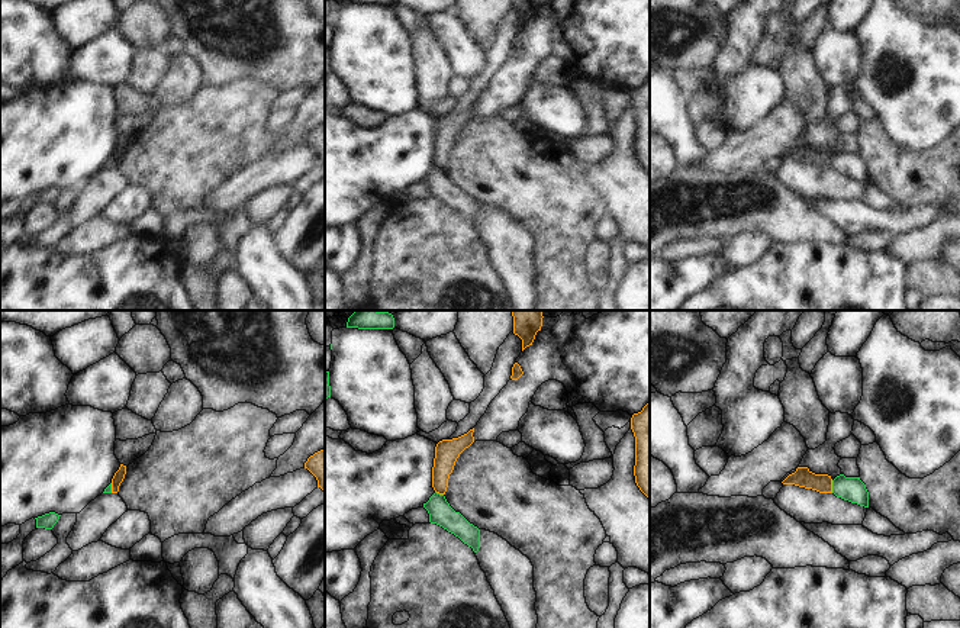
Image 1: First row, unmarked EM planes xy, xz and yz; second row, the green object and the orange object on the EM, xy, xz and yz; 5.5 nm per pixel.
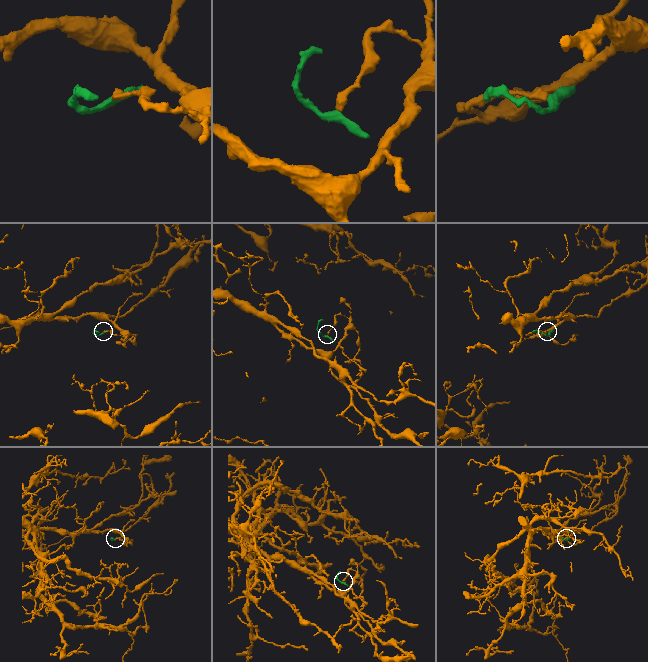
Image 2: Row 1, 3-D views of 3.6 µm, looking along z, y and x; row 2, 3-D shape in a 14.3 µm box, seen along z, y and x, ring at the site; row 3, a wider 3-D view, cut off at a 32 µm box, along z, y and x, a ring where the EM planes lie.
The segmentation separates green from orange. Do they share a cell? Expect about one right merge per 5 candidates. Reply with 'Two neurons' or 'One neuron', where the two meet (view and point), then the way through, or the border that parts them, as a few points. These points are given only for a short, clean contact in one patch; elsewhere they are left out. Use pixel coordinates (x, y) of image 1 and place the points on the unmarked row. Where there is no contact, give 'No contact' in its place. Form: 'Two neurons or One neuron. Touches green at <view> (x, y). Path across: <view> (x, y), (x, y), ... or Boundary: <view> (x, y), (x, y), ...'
Two neurons. Touches green at yz (833, 161). Boundary: yz (831, 155), (833, 167)

